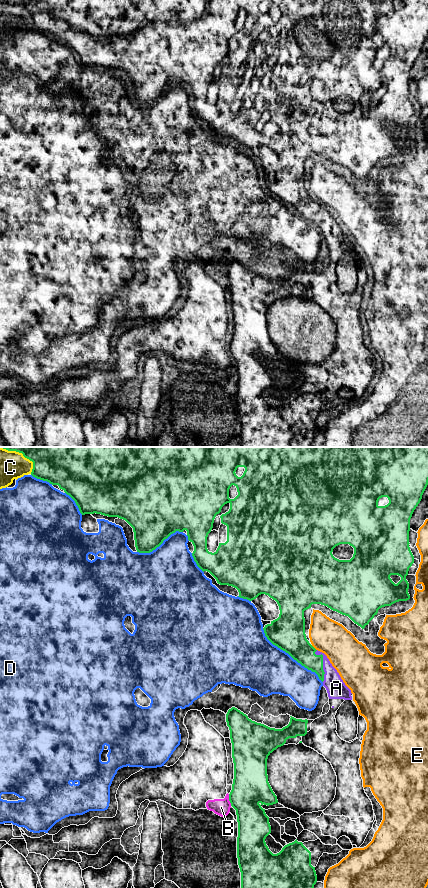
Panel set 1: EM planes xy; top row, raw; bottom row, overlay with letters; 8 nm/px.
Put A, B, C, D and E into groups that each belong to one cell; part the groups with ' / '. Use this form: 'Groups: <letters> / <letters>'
Groups: A C / B / D / E

